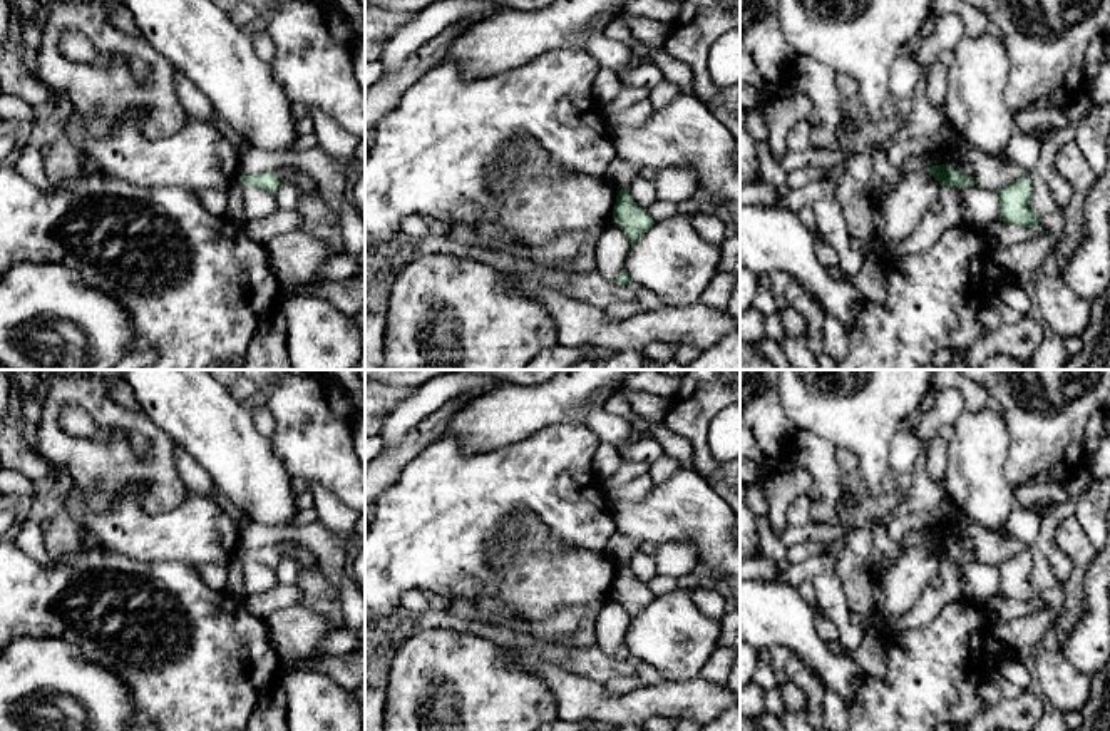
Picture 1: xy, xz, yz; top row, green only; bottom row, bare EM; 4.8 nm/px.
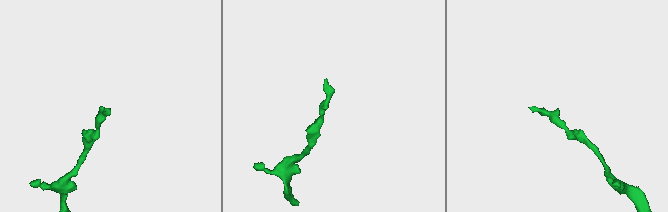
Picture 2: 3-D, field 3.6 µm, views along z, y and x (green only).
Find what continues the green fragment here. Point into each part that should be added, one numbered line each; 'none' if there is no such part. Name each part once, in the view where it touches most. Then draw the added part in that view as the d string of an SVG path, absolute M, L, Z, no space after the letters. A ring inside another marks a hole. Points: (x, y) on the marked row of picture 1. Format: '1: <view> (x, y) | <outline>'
none

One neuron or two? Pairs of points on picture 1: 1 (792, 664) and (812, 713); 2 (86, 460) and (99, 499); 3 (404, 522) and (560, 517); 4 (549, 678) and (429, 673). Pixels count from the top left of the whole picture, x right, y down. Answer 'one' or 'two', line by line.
1: one
2: two
3: one
4: two

